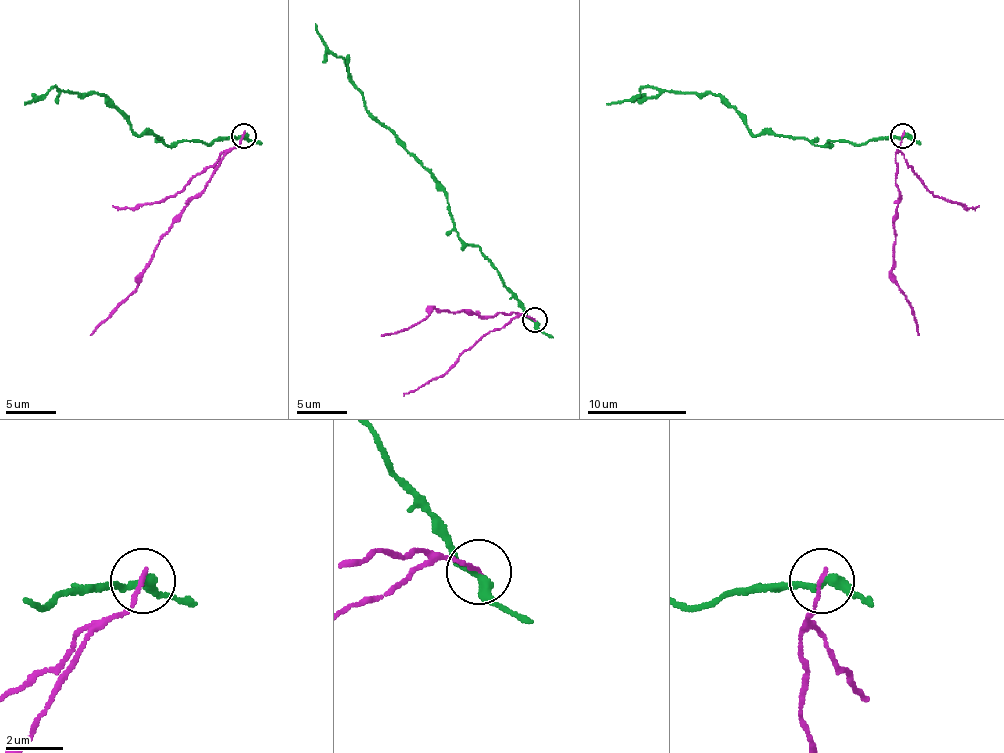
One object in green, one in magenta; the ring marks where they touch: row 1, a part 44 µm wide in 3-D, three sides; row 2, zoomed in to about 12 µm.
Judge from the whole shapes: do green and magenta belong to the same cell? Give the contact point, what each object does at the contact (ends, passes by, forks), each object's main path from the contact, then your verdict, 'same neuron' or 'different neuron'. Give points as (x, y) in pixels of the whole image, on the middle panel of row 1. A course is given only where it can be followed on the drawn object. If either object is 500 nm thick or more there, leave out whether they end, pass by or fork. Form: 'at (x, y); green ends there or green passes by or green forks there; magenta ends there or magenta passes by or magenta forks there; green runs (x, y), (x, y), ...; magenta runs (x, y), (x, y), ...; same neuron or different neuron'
at (534, 320); green passes by; magenta ends there; green runs (532, 319), (492, 262), (460, 237), (445, 190), (366, 107), (363, 93), (346, 63), (326, 45), (316, 23); magenta runs (535, 319), (515, 312), (497, 312), (492, 316), (433, 309), (420, 321), (381, 336); different neuron

